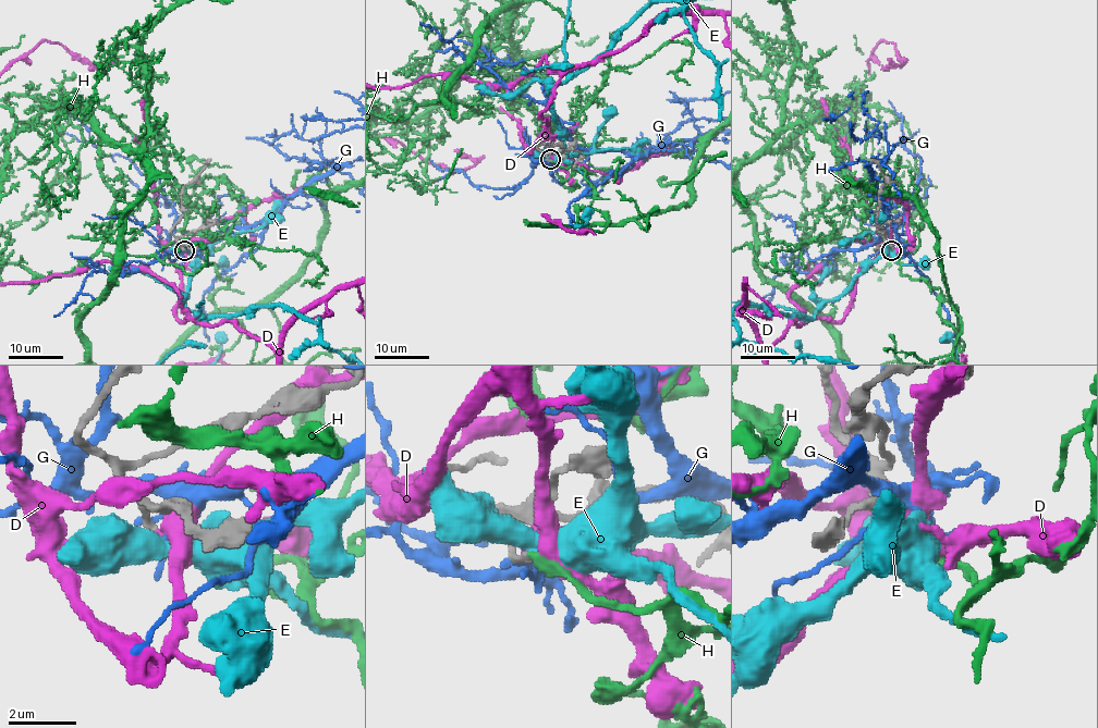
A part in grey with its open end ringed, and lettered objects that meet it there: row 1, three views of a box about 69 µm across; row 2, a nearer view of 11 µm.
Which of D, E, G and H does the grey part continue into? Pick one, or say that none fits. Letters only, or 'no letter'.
H

